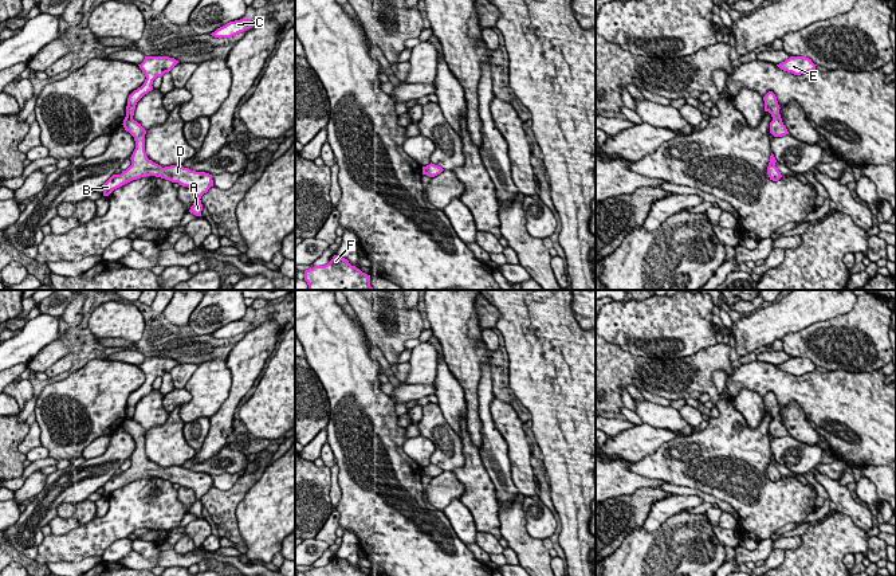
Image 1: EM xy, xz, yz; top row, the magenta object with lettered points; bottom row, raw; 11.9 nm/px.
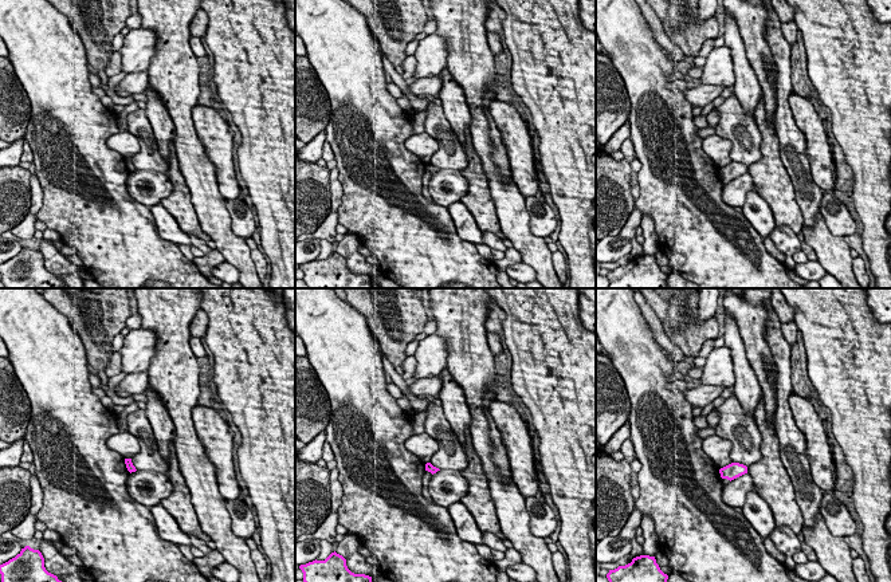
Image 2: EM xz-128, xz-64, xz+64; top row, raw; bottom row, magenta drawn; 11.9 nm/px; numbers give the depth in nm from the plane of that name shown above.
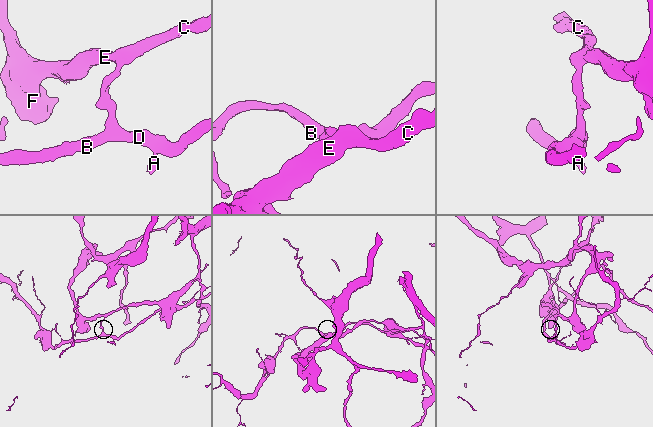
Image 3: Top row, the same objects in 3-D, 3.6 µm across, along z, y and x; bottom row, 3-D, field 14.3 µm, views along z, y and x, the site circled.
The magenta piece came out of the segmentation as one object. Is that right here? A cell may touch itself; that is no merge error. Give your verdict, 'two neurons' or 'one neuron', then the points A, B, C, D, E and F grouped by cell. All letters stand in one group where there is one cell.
two neurons; A B D / C E F

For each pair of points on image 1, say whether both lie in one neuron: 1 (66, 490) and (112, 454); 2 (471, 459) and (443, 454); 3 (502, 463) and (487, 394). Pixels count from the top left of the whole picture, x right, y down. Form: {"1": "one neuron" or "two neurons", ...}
{"1": "one neuron", "2": "two neurons", "3": "one neuron"}

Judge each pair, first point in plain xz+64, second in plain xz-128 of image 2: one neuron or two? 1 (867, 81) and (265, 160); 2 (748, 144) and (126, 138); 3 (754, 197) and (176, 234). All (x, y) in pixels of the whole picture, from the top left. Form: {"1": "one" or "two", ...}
{"1": "one", "2": "two", "3": "one"}

